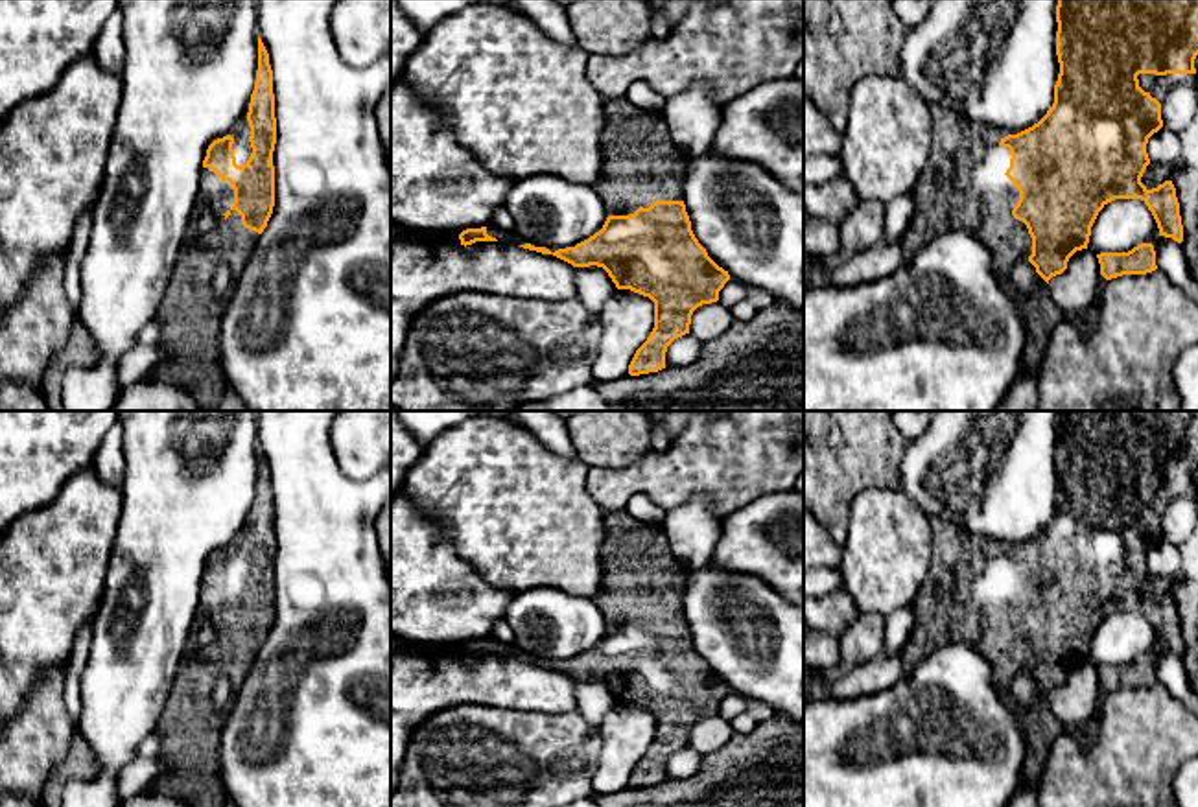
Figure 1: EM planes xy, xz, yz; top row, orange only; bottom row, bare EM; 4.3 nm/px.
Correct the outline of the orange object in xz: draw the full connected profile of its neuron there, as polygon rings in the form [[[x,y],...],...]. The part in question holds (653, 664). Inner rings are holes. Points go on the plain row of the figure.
[[[627,509],[606,512],[603,525],[603,580],[592,597],[606,621],[603,641],[575,660],[555,665],[531,656],[520,660],[553,667],[573,680],[603,680],[617,702],[630,702],[654,715],[654,741],[628,778],[628,787],[640,789],[665,781],[667,759],[689,746],[691,728],[699,719],[719,713],[730,687],[708,669],[691,643],[682,614],[689,569],[671,551],[664,527],[641,521]]]

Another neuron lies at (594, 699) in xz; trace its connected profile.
[[[573,680],[577,711],[595,730],[601,728],[605,715],[614,708],[616,696],[603,680]]]

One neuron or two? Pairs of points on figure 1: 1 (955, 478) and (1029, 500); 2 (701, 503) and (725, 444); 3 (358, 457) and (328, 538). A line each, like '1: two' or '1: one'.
1: one
2: two
3: two

